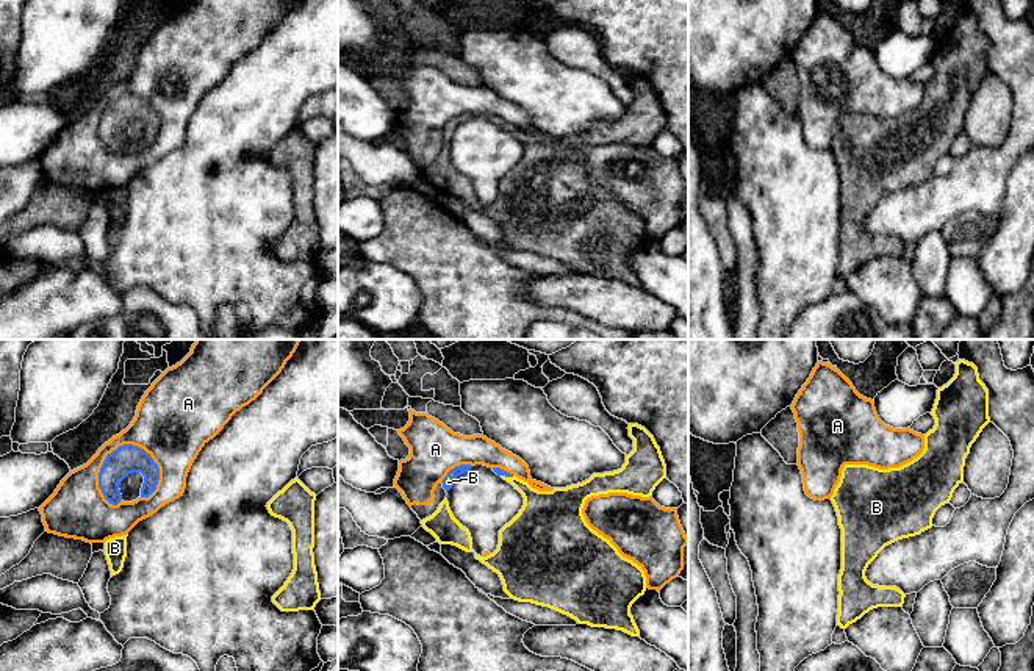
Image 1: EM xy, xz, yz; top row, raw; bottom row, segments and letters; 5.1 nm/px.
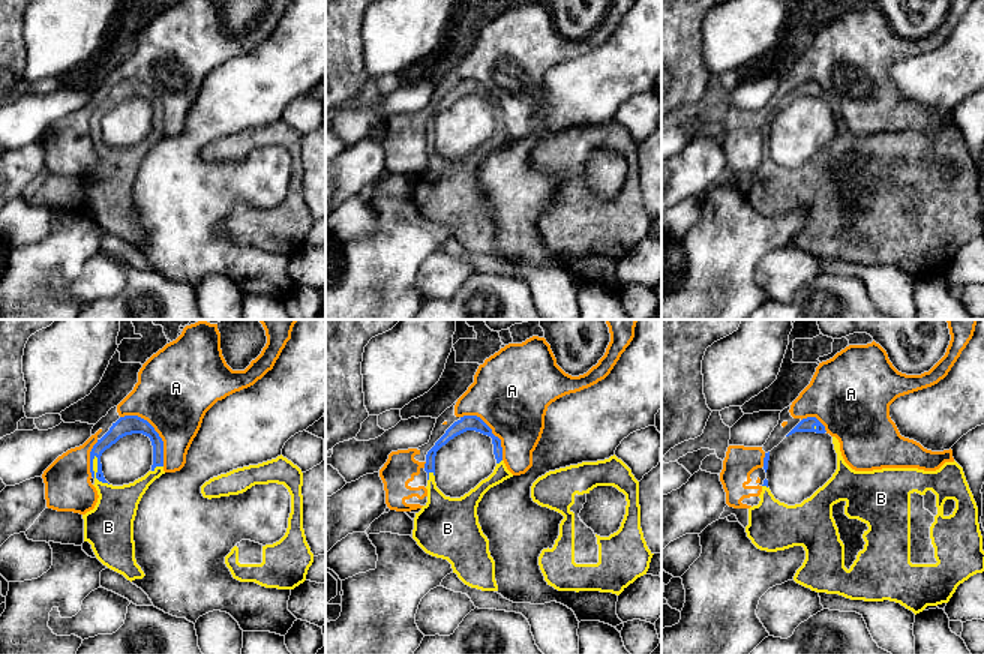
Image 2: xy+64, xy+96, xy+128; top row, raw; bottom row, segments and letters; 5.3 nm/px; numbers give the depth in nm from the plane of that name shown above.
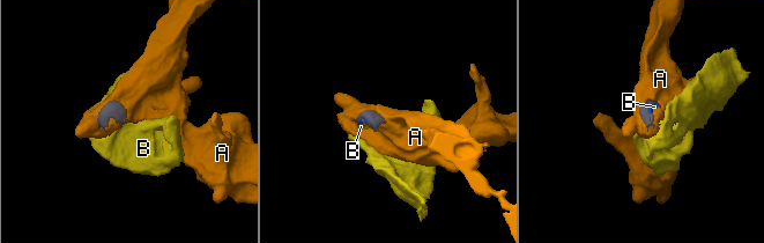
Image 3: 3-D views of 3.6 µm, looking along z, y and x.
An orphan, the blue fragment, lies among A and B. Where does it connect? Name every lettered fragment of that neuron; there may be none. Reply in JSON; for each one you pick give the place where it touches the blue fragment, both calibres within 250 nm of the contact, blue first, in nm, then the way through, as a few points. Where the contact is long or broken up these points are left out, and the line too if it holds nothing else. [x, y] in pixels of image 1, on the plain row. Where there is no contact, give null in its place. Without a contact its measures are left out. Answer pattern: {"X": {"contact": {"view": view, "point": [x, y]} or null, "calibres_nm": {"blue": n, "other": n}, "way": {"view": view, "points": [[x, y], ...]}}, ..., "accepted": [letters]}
{"B": {"contact": {"view": "xz", "point": [446, 129]}, "calibres_nm": {"blue": 60, "other": 30}}, "accepted": ["B"]}

